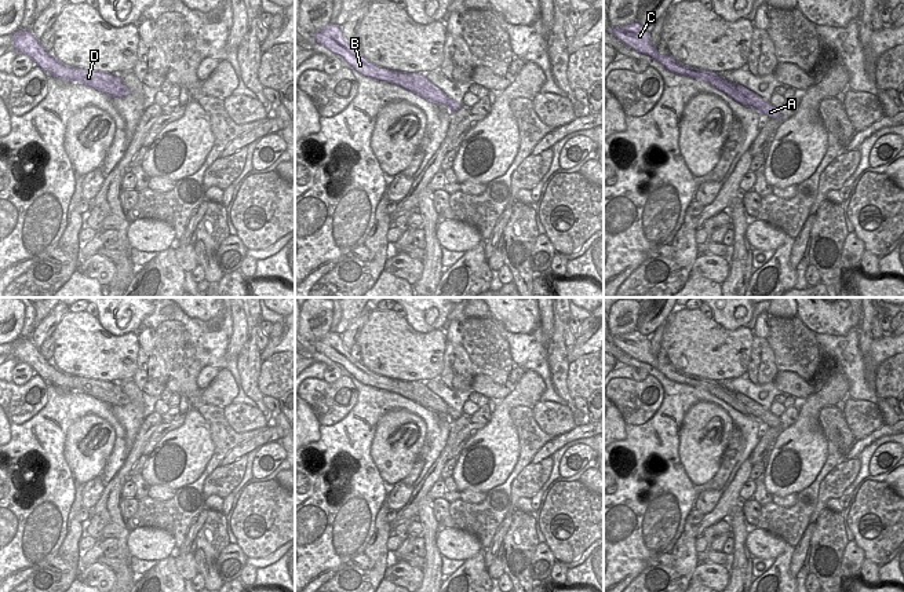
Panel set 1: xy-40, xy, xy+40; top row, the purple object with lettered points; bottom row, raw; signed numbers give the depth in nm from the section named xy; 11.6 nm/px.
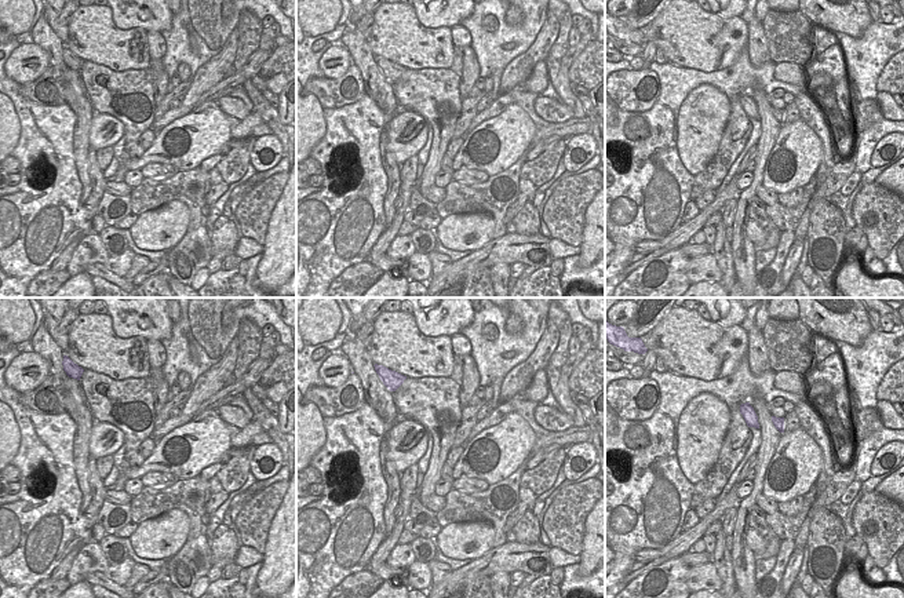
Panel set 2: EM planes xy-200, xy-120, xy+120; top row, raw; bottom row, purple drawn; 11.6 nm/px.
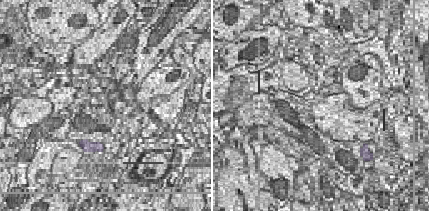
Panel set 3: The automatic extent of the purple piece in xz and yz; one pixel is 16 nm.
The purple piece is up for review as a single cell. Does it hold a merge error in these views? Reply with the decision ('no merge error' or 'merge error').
merge error

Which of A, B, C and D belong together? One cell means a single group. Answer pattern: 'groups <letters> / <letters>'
groups A D / B C

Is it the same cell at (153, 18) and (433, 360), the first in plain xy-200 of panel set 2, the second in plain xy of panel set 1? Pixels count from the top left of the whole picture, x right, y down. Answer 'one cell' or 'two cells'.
two cells

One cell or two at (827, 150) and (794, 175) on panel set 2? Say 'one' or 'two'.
two

